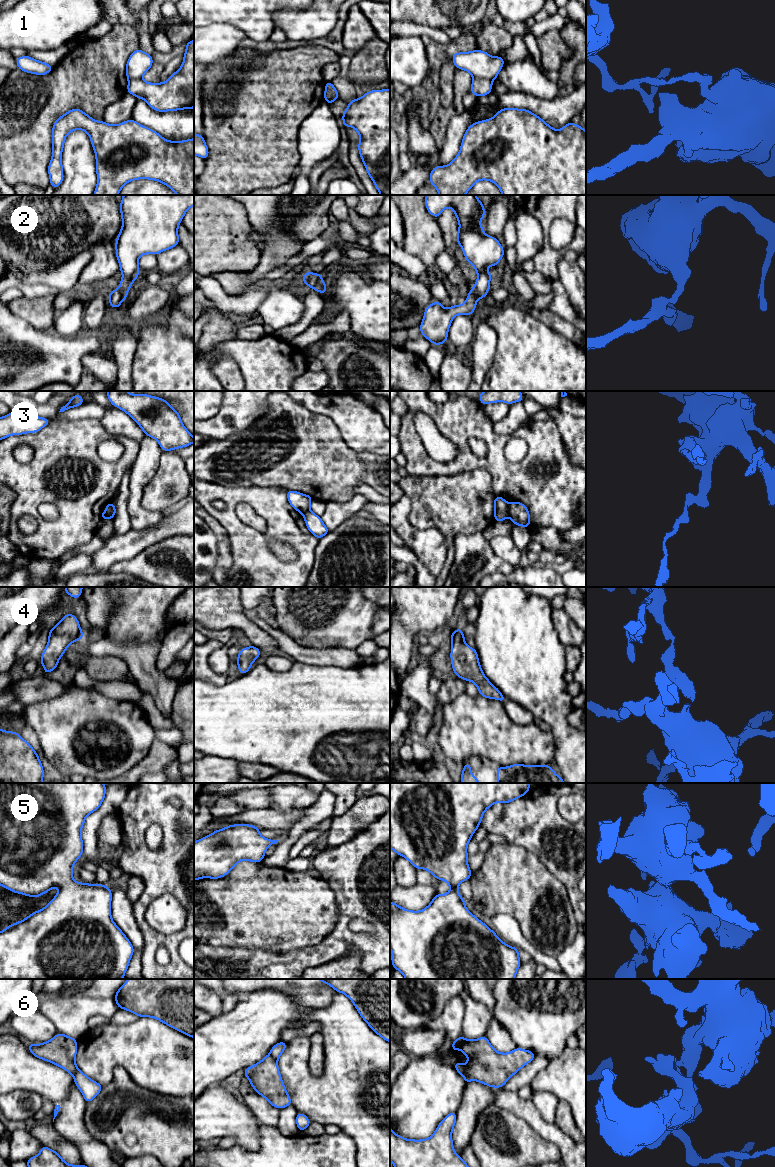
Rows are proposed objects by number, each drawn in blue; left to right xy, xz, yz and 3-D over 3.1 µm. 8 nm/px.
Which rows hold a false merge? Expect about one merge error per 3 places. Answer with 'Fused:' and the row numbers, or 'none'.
Fused: 1, 2, 3, 6

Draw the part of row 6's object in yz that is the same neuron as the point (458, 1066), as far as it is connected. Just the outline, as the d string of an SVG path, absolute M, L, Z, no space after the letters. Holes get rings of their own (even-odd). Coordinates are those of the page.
M457 1061L455 1062L453 1066L458 1071L458 1073L465 1079L465 1082L467 1085L472 1080L472 1078L469 1076L464 1066L460 1062L457 1062Z

